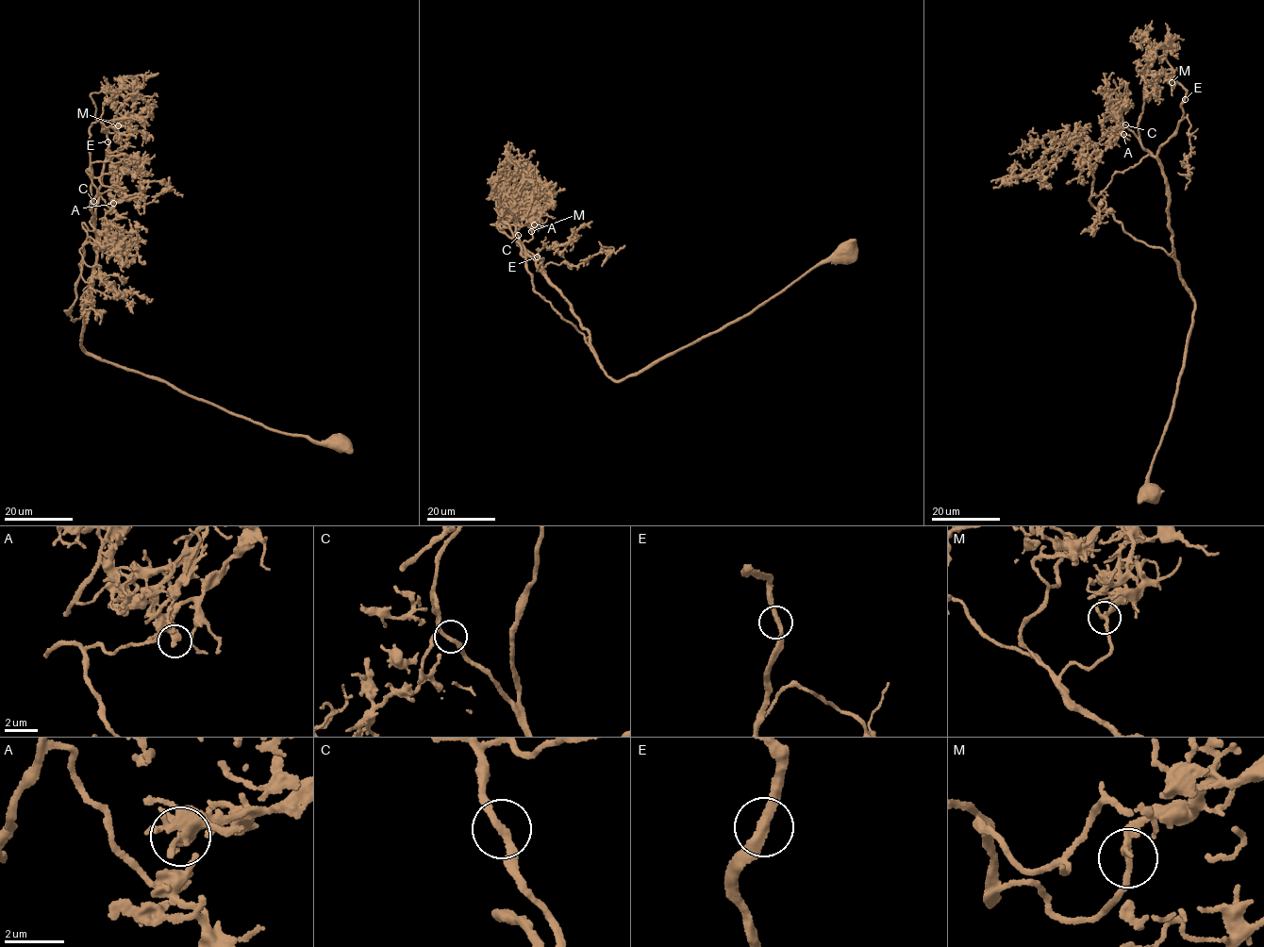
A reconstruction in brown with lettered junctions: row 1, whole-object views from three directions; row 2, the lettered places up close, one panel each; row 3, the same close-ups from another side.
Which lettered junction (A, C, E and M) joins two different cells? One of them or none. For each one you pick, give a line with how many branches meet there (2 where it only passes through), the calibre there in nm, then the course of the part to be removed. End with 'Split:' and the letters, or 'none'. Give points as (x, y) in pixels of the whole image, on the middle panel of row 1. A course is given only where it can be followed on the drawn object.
Split: none

